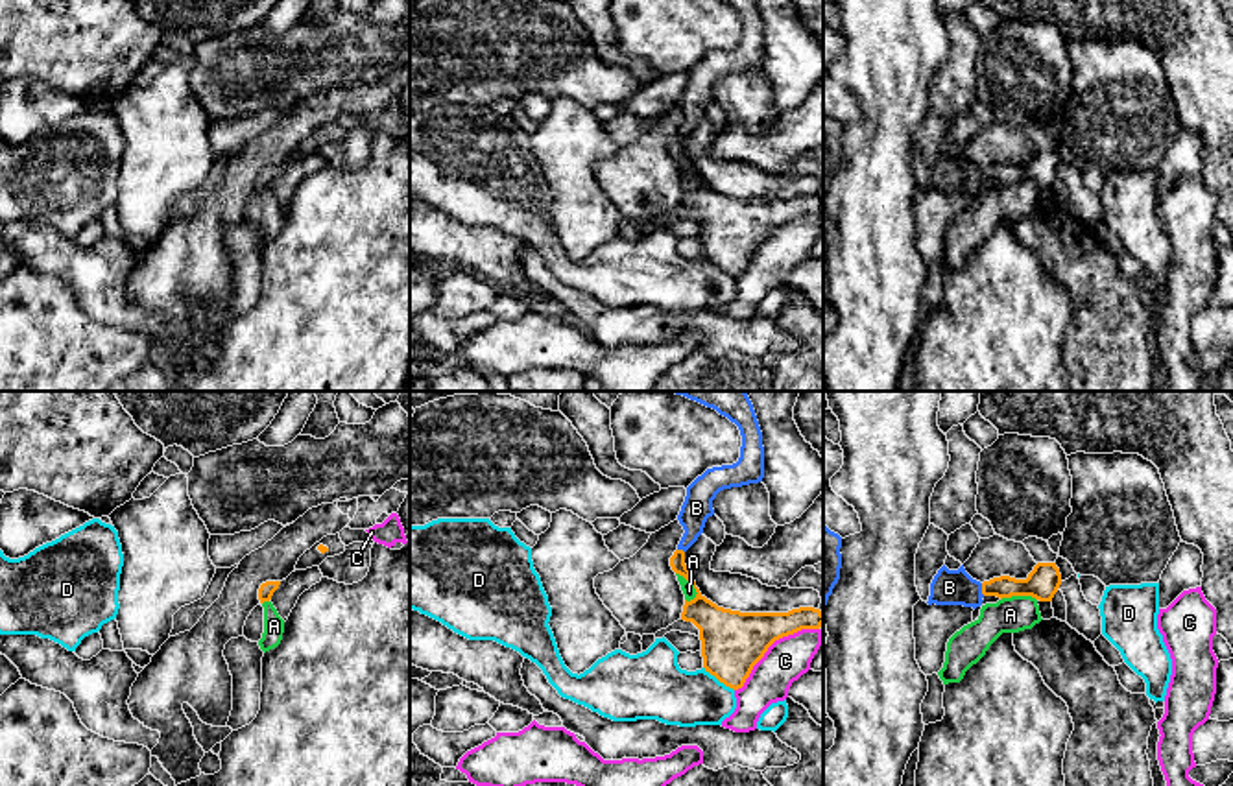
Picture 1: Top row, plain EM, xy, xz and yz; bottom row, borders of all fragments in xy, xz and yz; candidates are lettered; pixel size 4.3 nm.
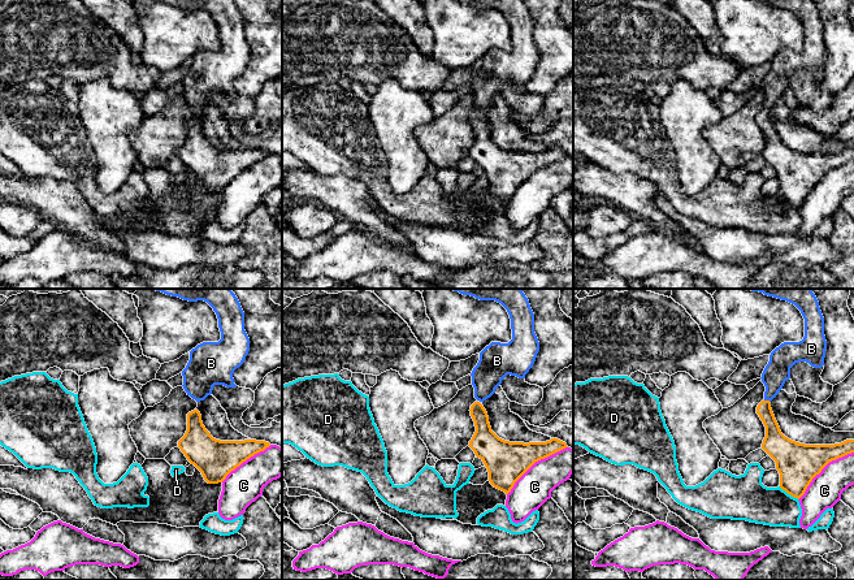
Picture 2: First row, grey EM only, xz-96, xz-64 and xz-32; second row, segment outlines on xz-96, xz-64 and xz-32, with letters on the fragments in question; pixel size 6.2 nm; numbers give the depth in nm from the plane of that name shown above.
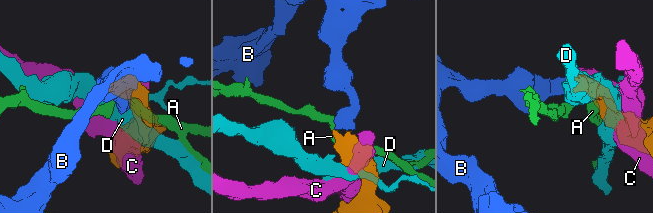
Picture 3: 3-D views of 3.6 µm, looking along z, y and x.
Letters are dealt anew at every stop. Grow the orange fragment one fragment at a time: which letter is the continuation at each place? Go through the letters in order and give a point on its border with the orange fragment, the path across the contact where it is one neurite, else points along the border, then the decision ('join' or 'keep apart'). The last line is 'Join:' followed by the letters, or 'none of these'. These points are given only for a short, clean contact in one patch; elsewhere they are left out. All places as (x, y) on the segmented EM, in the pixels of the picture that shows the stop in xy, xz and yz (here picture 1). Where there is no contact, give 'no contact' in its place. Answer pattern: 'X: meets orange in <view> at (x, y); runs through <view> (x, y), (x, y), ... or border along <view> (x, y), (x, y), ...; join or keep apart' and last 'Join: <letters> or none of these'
A: meets orange in xz at (693, 583); keep apart
B: meets orange in yz at (982, 589); join
C: meets orange in xz at (770, 644); keep apart
D: meets orange in xz at (718, 679); keep apart
Join: B

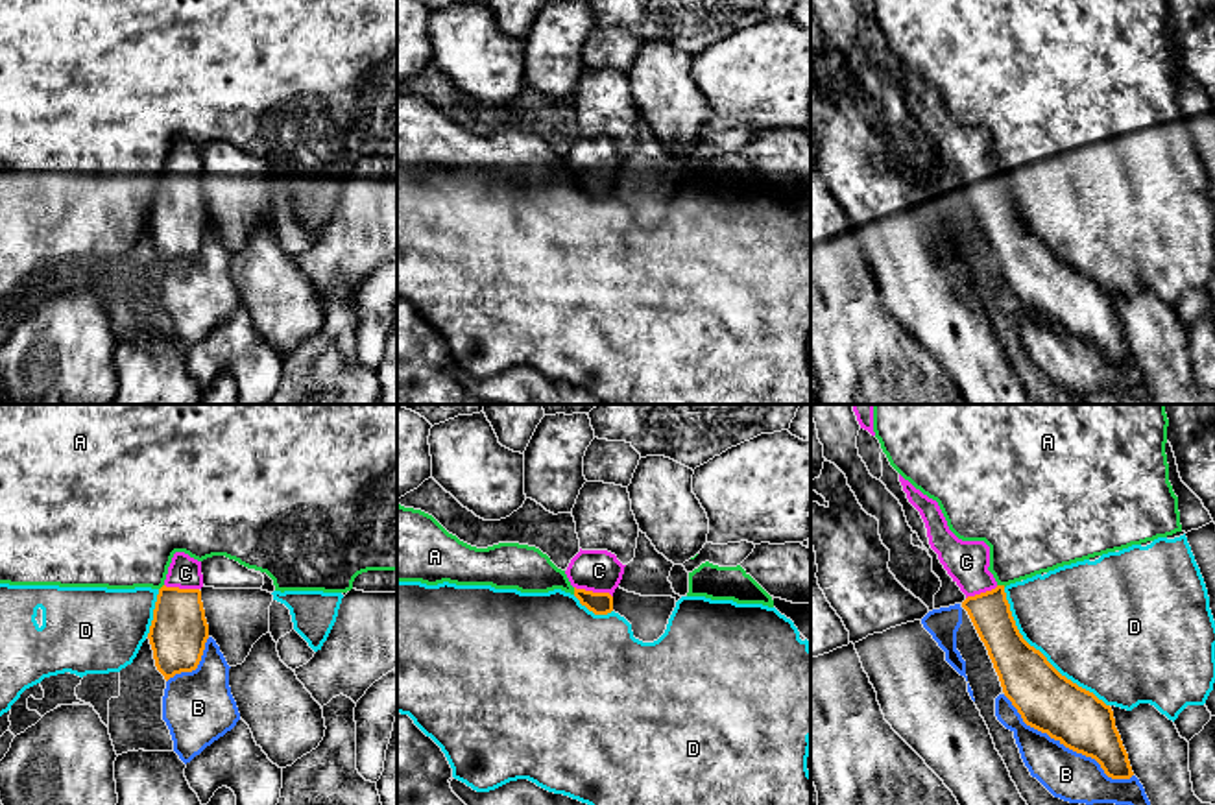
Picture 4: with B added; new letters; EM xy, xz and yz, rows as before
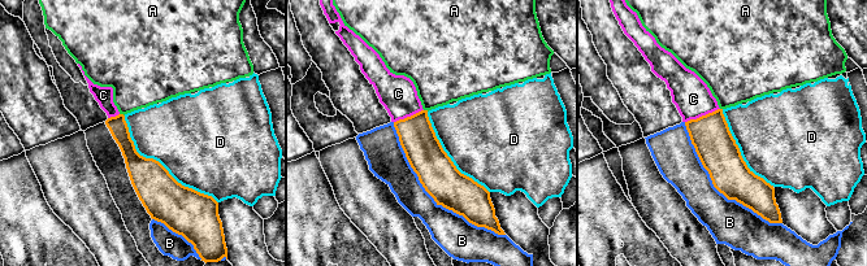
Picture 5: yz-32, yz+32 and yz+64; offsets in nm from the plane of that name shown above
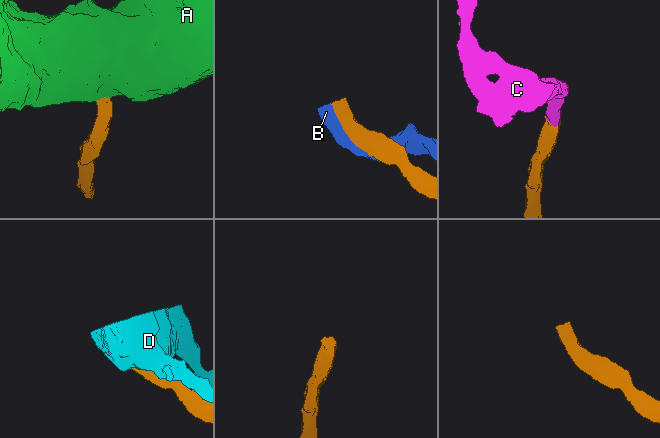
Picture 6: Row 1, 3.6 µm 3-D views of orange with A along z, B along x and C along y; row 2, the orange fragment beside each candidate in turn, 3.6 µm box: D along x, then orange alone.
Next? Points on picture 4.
A: meets orange in yz at (1001, 586); border along yz (998, 584), (1005, 586); keep apart
B: meets orange in yz at (1066, 746); keep apart
C: meets orange in xz at (591, 591); runs through xz (599, 602), (591, 591), (599, 571); join
D: meets orange in yz at (1042, 654); keep apart
Join: C

